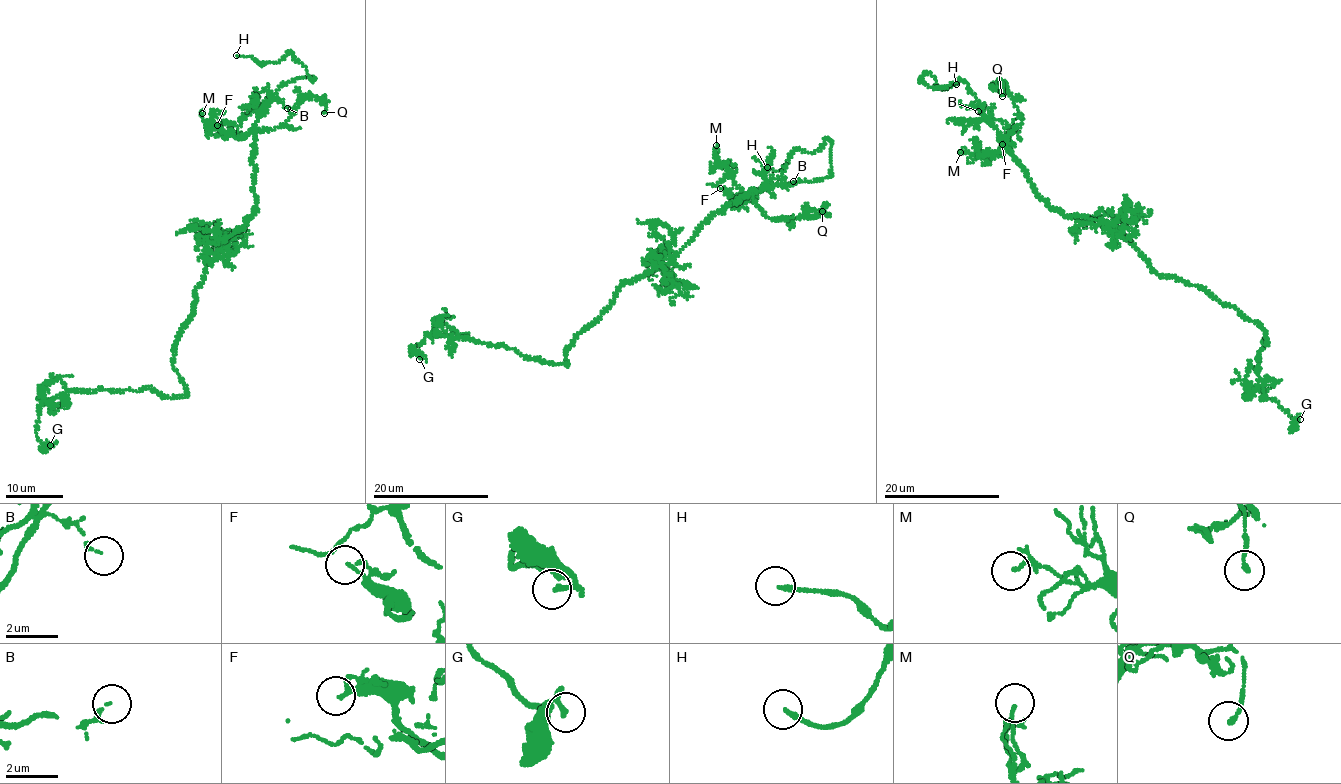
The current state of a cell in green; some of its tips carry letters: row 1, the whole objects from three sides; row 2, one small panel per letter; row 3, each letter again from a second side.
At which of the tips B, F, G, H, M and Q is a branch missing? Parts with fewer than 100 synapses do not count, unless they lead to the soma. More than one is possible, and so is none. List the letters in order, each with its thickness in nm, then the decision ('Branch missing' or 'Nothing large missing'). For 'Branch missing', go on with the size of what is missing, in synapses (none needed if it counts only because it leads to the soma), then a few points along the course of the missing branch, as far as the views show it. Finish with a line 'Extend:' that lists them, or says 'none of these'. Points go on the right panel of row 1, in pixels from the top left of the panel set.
B: Thickness 110 nm. Nothing large missing
F: Thickness 170 nm. Nothing large missing
G: Thickness 130 nm. Nothing large missing
H: Thickness 190 nm. Branch missing. Course of what is missing: (956, 84), (953, 91), (974, 99), (994, 91), (1002, 77)
M: Thickness 110 nm. Nothing large missing
Q: Thickness 180 nm. Nothing large missing
Extend: H

